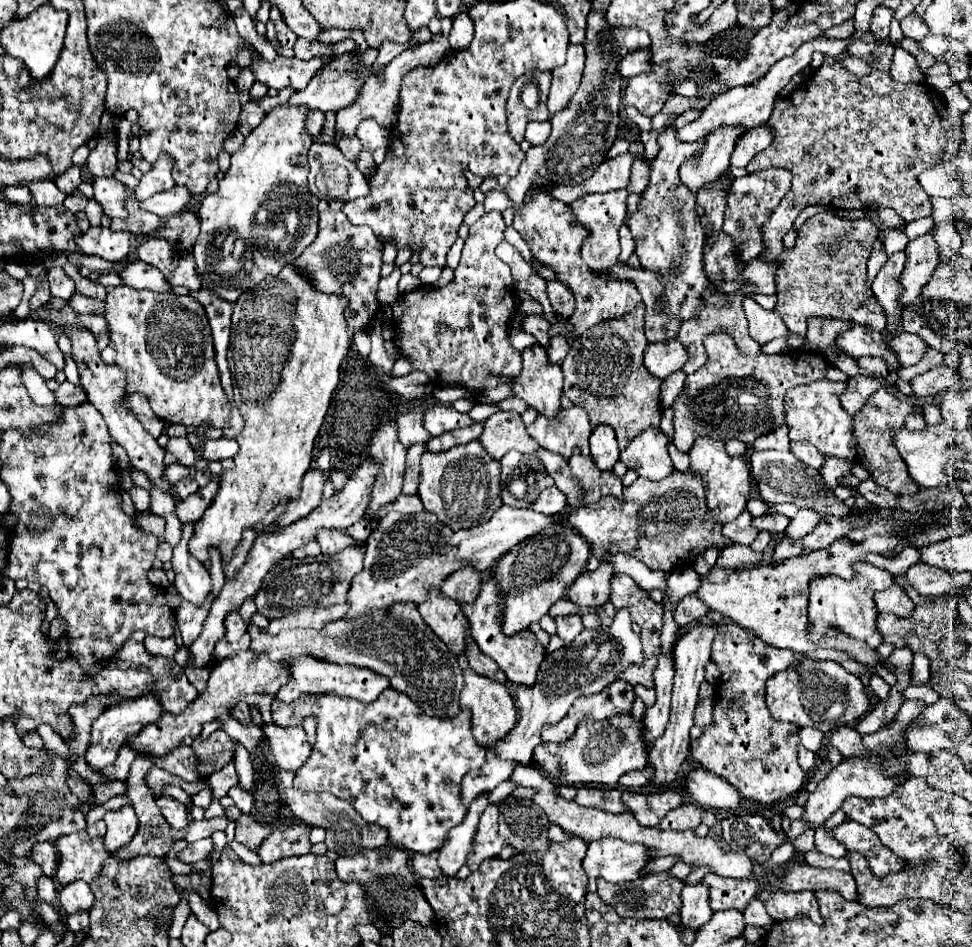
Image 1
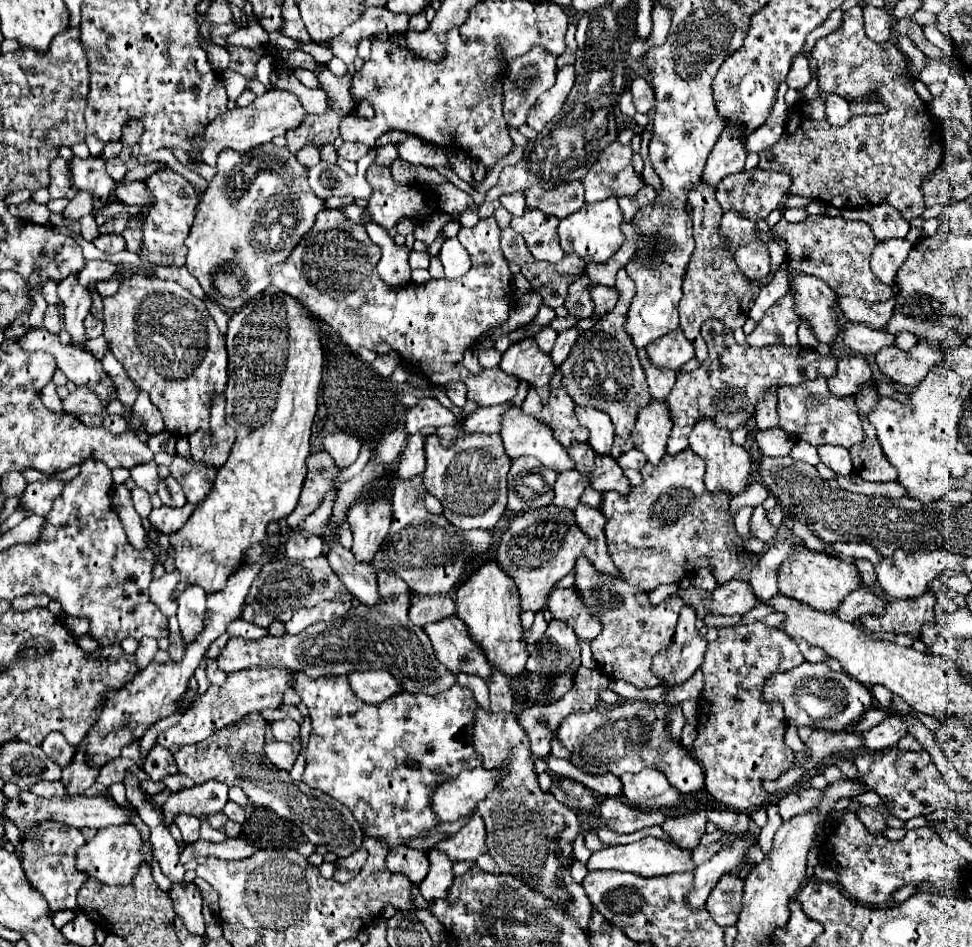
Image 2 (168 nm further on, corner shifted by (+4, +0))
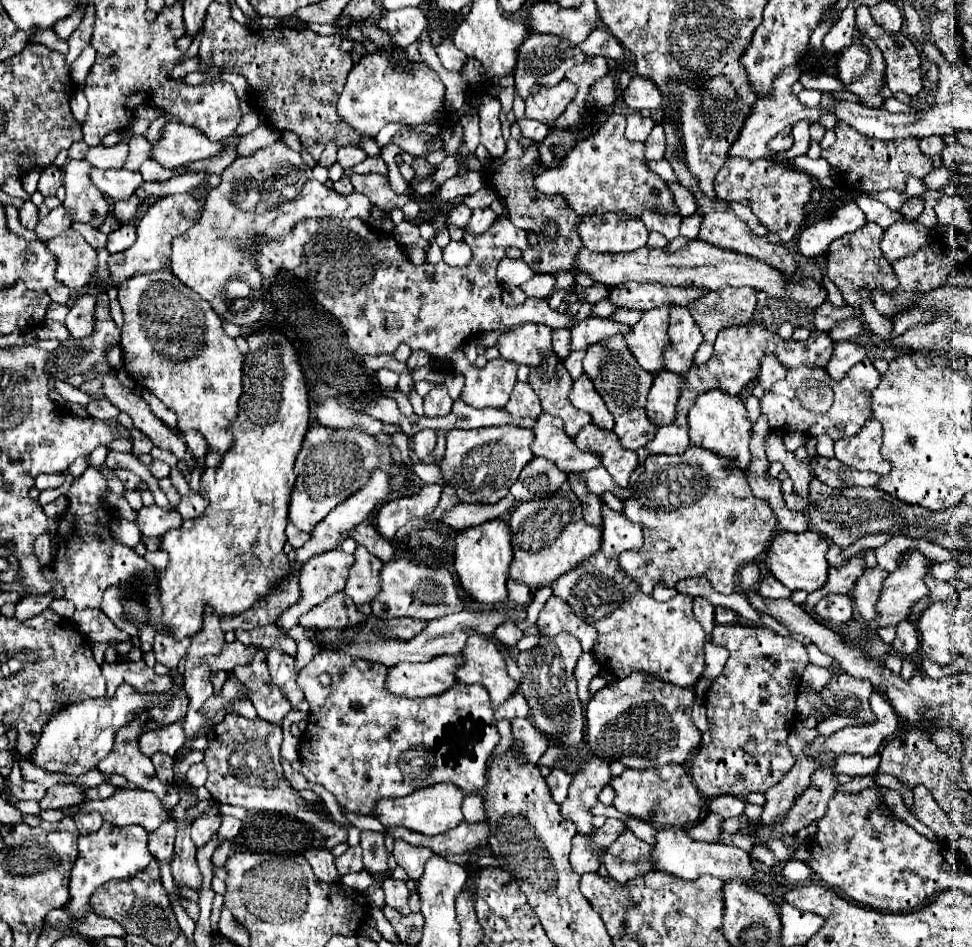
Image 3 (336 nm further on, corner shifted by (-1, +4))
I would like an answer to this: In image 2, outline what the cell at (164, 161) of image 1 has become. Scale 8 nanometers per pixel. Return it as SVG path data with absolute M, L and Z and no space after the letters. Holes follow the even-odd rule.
M169 166L159 168L155 174L151 174L145 180L147 188L155 196L153 206L149 208L149 214L143 222L143 252L141 256L149 262L163 264L163 266L183 266L185 256L187 256L187 232L191 230L193 218L195 218L195 208L199 204L197 190L177 172L173 172Z

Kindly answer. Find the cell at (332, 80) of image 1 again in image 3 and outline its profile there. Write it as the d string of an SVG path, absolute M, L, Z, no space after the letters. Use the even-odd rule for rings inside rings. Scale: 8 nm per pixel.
M166 124L162 128L162 136L152 144L150 160L156 160L160 166L174 170L186 162L196 162L202 158L210 158L220 152L228 142L234 146L240 138L230 136L222 142L210 142L200 130L186 124Z

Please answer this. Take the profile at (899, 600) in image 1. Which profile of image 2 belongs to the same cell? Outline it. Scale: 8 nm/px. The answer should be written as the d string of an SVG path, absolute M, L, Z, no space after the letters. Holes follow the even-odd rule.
M859 588L843 600L841 608L837 610L837 616L845 622L859 622L859 618L867 616L867 614L879 616L879 612L883 612L883 608L887 608L885 596L875 594L869 588Z

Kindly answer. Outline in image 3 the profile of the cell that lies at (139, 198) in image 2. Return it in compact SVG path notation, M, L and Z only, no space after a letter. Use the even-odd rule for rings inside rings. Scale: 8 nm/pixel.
M92 168L92 172L88 174L92 184L104 192L104 196L112 198L112 200L128 200L134 190L144 182L140 172L130 172L130 170L100 170L100 168Z

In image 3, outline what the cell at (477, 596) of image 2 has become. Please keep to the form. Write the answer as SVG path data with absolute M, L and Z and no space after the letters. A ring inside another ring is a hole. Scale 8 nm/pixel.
M502 518L488 520L484 524L464 528L456 536L456 550L454 550L454 568L458 572L458 578L462 582L462 588L482 604L500 604L508 598L506 590L506 576L508 566L512 560L512 544L510 534L512 530Z

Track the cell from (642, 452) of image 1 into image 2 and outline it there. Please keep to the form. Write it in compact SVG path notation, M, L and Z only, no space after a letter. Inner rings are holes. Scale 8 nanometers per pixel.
M651 400L647 408L643 408L637 416L633 442L635 448L641 450L651 464L659 464L667 454L667 436L671 432L671 416L665 402Z

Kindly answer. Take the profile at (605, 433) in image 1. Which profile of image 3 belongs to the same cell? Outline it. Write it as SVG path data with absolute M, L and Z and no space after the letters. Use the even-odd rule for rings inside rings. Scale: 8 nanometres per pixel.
M582 374L578 380L574 380L572 390L570 390L570 402L588 412L592 416L592 422L604 430L612 430L614 428L614 420L612 414L608 412L604 400L600 398L600 394L594 390L592 380L588 380L586 374Z

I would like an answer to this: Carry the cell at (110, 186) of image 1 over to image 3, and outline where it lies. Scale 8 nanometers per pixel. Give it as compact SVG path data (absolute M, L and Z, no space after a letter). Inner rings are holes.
M58 206L58 208L50 210L50 214L48 214L46 218L38 220L34 232L36 232L36 236L38 236L40 240L48 240L50 236L58 236L60 232L68 230L70 226L72 226L70 214L66 212L64 206Z

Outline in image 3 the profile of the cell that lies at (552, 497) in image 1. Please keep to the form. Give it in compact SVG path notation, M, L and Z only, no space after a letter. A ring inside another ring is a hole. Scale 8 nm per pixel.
M604 466L594 468L594 470L588 470L584 476L586 476L588 490L594 492L596 496L602 496L604 492L612 492L616 498L626 500L626 488L620 488L620 486L610 478L610 474L606 472Z

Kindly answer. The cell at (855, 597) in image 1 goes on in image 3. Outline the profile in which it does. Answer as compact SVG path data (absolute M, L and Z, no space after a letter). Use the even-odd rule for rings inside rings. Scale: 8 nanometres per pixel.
M776 532L770 548L764 556L764 566L766 570L780 580L788 590L806 590L806 592L814 592L818 588L822 588L828 580L828 562L826 562L826 550L828 550L828 542L818 534L818 532L802 532L802 534L792 534L792 532Z

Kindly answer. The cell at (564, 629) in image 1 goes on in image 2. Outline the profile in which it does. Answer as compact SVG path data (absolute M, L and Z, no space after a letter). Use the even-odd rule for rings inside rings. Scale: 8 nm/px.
M551 620L545 638L539 640L537 654L529 656L527 660L527 670L541 670L543 674L563 674L573 664L579 664L577 636L567 624Z

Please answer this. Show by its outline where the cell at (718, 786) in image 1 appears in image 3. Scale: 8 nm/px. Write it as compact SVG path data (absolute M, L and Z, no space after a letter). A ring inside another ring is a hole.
M634 672L624 680L604 686L598 694L592 696L586 708L586 754L600 756L608 762L622 762L628 768L660 768L664 764L684 764L694 748L702 740L702 732L692 724L690 712L694 706L694 688L676 688L664 680L656 680L644 672Z

